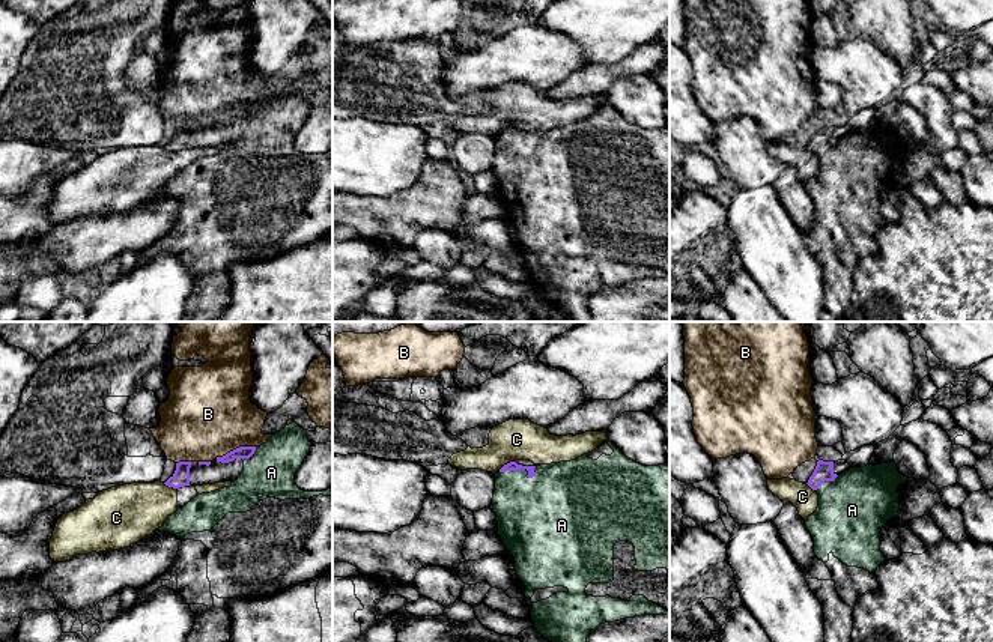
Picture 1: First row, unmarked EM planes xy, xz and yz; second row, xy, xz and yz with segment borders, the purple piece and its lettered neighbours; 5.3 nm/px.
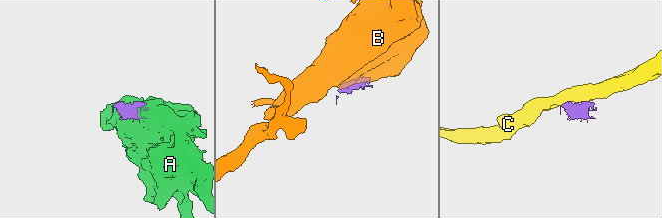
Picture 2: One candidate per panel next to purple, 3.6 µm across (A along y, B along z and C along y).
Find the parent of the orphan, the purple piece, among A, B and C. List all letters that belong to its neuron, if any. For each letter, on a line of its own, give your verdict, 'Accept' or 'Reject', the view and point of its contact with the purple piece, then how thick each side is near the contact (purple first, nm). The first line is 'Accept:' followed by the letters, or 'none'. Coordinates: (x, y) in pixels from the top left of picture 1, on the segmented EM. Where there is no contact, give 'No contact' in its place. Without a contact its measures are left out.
Accept: A
A: Accept. Touches purple at xz (522, 468). Thickness 50 nm (purple) against 380 nm
B: Reject. Touches purple at xy (236, 448). Thickness 60 nm (purple) against 460 nm
C: Reject. Touches purple at xz (507, 463). Thickness 50 nm (purple) against 220 nm

